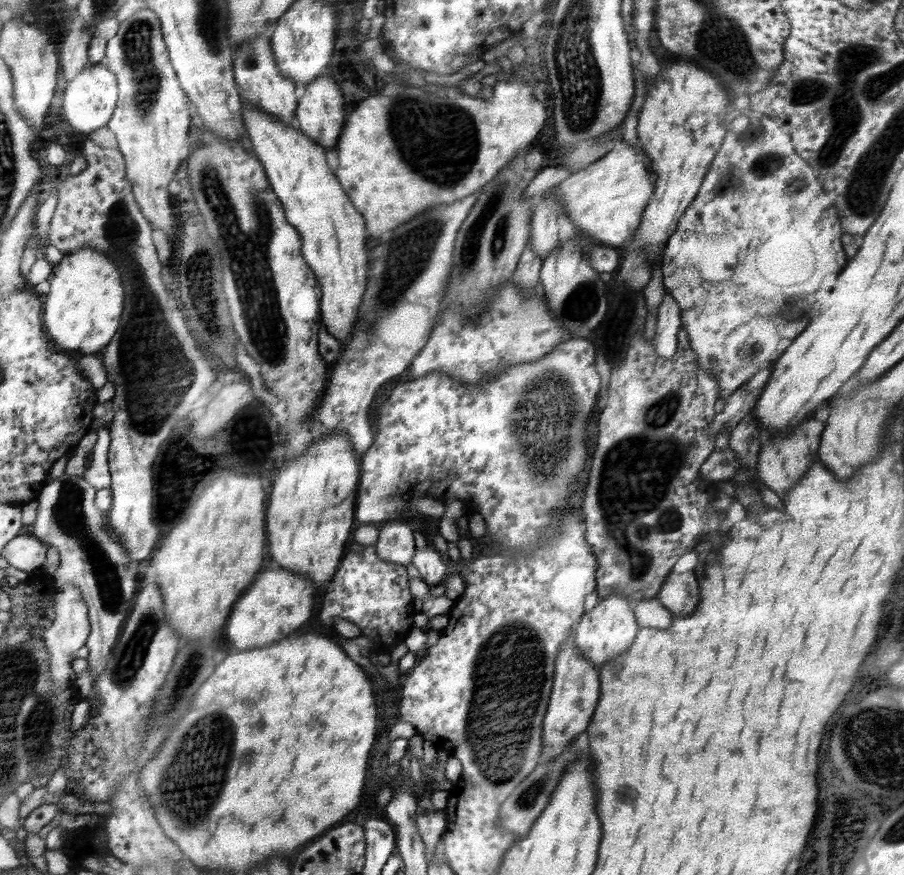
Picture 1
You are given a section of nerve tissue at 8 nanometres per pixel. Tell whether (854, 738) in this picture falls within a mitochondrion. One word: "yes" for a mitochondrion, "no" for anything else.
yes

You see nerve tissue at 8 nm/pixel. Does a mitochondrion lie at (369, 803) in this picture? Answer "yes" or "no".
no

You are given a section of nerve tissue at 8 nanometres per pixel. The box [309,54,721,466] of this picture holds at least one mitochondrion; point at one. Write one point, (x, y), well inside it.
(417, 127)

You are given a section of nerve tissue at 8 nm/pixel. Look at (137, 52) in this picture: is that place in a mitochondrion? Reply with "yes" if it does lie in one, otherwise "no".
yes

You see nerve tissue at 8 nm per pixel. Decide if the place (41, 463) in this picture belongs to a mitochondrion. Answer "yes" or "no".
no

